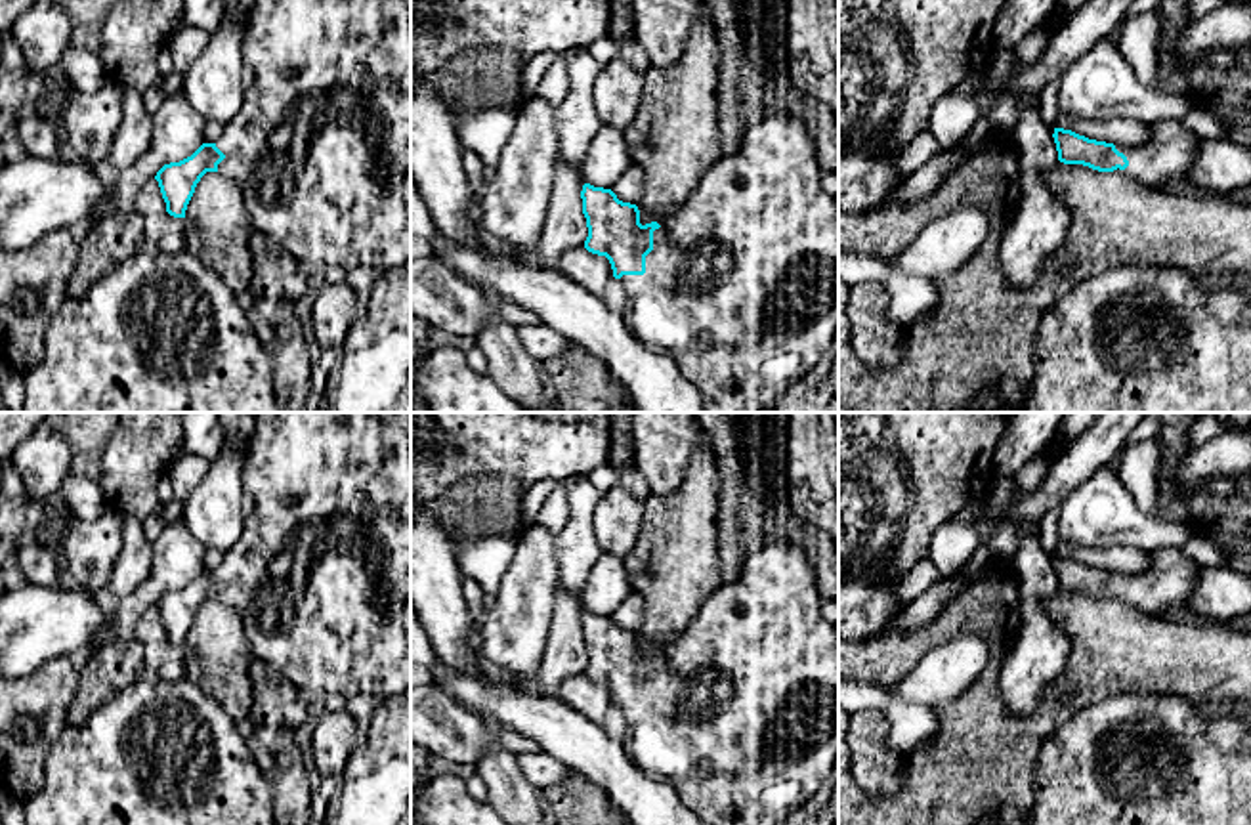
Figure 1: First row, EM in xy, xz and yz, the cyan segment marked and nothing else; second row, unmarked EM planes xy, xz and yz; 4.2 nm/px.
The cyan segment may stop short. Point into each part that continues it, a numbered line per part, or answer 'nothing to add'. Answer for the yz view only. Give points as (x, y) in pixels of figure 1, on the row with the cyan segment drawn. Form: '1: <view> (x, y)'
1: yz (1164, 161)

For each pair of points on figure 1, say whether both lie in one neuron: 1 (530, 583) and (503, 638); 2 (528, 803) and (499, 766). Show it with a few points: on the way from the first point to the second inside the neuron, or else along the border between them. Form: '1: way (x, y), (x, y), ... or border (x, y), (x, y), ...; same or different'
1: way (526, 596), (516, 625); same
2: way (518, 793), (503, 776); same

